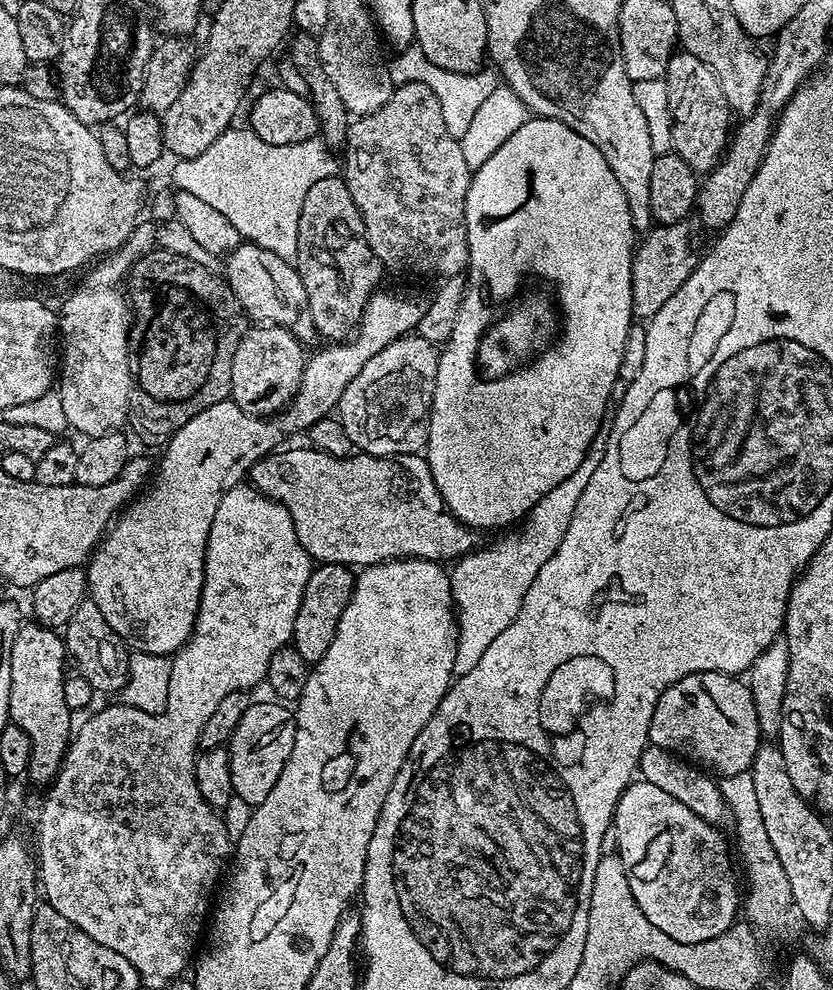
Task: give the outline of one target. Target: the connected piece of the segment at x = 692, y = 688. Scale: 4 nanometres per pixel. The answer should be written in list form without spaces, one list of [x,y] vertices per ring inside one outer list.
[[[727,672],[690,674],[671,684],[656,699],[648,742],[651,747],[675,752],[713,773],[720,772],[721,777],[747,772],[762,743],[752,691],[743,679]]]

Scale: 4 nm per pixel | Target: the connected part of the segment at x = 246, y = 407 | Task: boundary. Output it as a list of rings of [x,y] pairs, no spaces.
[[[252,326],[245,331],[232,359],[231,400],[251,416],[272,418],[285,411],[300,391],[305,345],[285,328]]]

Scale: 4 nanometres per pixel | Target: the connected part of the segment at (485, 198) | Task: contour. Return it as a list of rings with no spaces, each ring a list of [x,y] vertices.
[[[529,118],[523,126],[518,130],[514,130],[514,134],[510,134],[510,138],[506,138],[506,142],[502,142],[502,146],[498,146],[498,150],[494,150],[494,154],[490,154],[490,158],[486,158],[486,162],[482,162],[480,168],[473,171],[472,181],[466,190],[464,226],[466,228],[466,238],[468,239],[468,260],[466,263],[468,276],[466,275],[464,291],[460,297],[460,309],[454,322],[454,330],[450,334],[450,338],[439,349],[440,361],[438,362],[436,385],[432,391],[432,411],[428,413],[426,459],[430,474],[438,488],[438,494],[444,499],[444,504],[455,520],[459,520],[460,523],[473,530],[481,530],[480,528],[504,528],[507,524],[514,523],[515,520],[517,522],[523,521],[528,513],[532,511],[533,506],[543,496],[550,494],[550,490],[554,490],[554,486],[558,486],[558,482],[566,482],[566,478],[570,478],[570,474],[574,474],[574,470],[585,467],[586,460],[584,460],[584,455],[587,454],[588,447],[595,442],[596,435],[600,432],[600,419],[603,418],[604,411],[608,408],[608,395],[611,394],[612,387],[617,387],[618,384],[618,370],[620,369],[628,331],[634,326],[634,317],[631,310],[631,264],[634,251],[632,235],[634,235],[634,229],[630,218],[630,208],[626,206],[626,194],[622,194],[622,186],[618,186],[618,178],[612,172],[603,154],[590,141],[579,136],[568,124],[564,124],[560,120],[545,120],[543,118]]]

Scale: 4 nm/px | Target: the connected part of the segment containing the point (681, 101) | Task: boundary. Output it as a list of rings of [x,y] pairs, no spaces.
[[[689,52],[673,53],[664,75],[668,108],[671,110],[671,144],[673,152],[697,174],[706,174],[719,163],[730,134],[732,111],[714,72]]]

